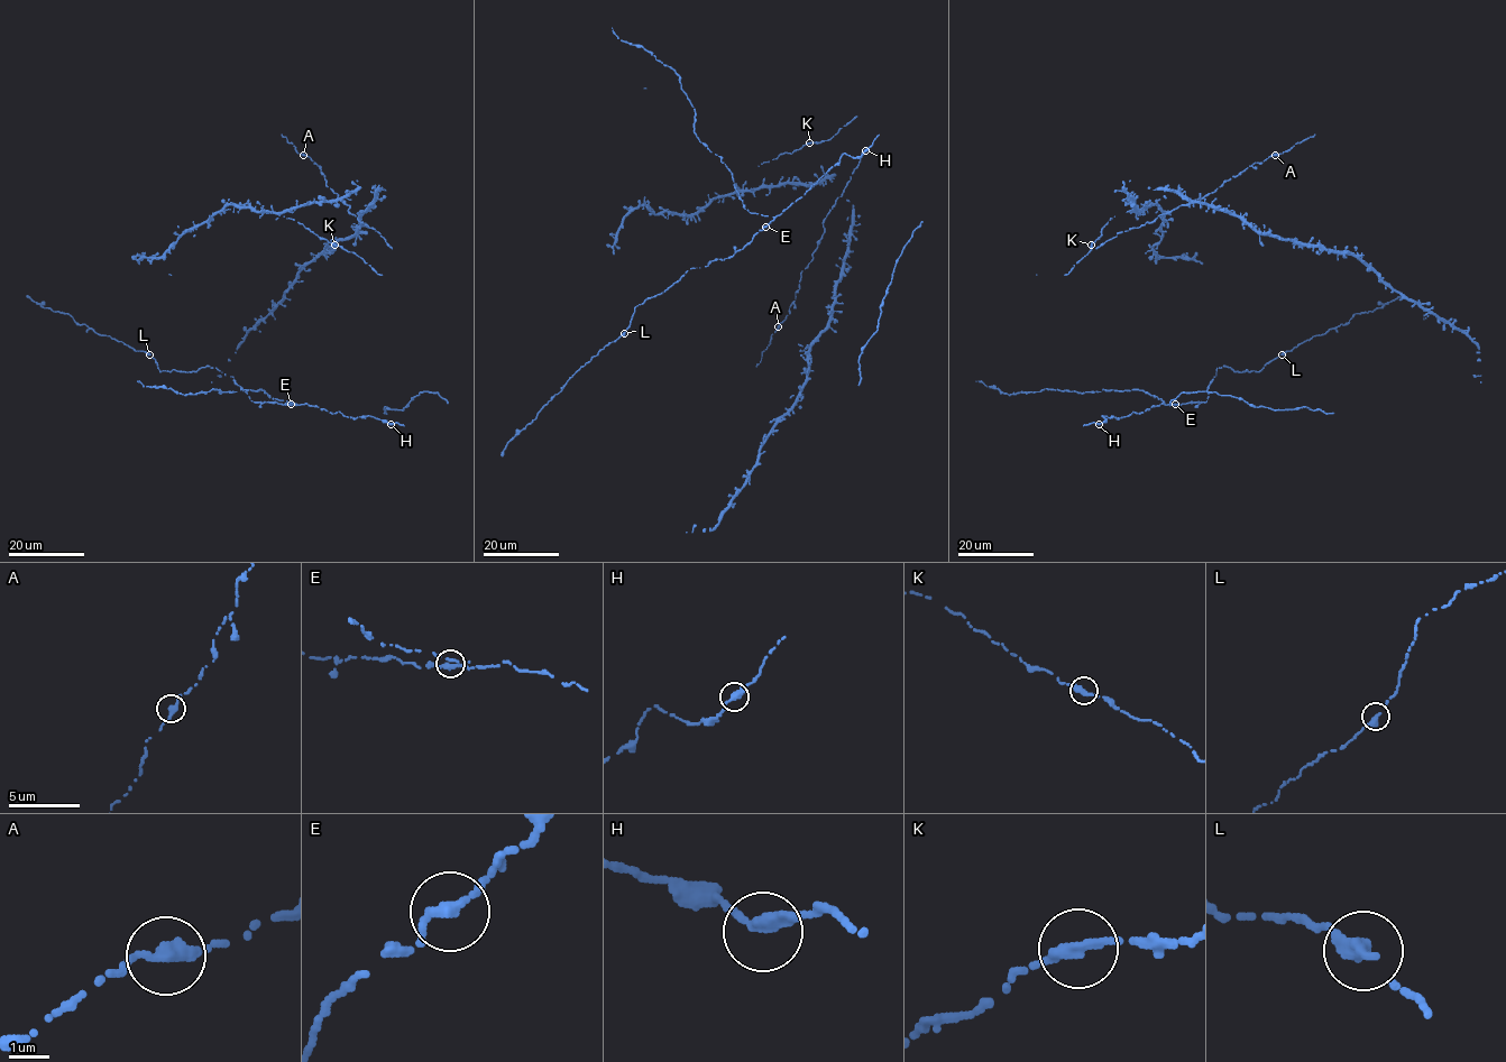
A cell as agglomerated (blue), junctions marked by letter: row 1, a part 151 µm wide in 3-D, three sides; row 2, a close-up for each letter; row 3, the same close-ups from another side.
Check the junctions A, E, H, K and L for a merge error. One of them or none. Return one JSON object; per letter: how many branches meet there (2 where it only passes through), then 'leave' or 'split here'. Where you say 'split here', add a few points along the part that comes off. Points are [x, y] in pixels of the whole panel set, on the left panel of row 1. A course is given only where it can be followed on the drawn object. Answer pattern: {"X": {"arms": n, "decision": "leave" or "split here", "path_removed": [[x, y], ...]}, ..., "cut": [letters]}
{"A": {"arms": 2, "decision": "leave"}, "E": {"arms": 2, "decision": "leave"}, "H": {"arms": 2, "decision": "leave"}, "K": {"arms": 2, "decision": "leave"}, "L": {"arms": 2, "decision": "leave"}, "cut": []}

